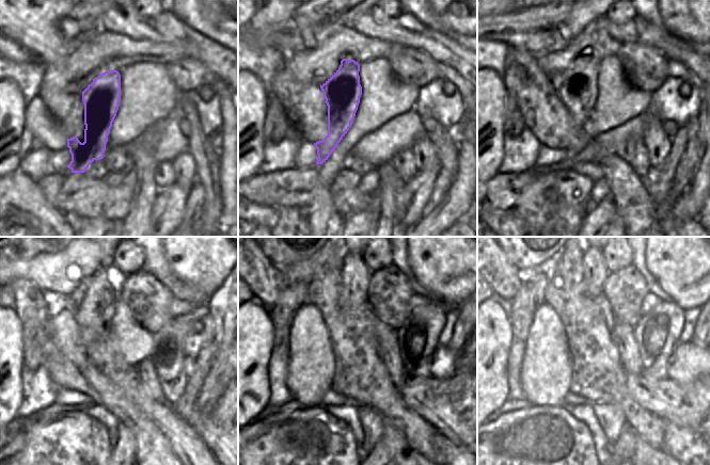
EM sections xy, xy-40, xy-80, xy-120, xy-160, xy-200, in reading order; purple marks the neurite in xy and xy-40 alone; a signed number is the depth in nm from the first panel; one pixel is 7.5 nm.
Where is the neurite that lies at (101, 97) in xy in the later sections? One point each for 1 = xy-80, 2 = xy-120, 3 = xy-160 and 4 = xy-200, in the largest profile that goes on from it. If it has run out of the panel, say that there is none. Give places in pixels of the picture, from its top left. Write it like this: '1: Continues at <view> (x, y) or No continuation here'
1: Continues at xy-80 (577, 86)
2: Continues at xy-120 (91, 314)
3: Continues at xy-160 (349, 270)
4: Continues at xy-200 (592, 258)

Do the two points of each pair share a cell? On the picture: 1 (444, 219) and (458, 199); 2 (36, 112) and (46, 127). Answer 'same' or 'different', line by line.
1: different
2: same

